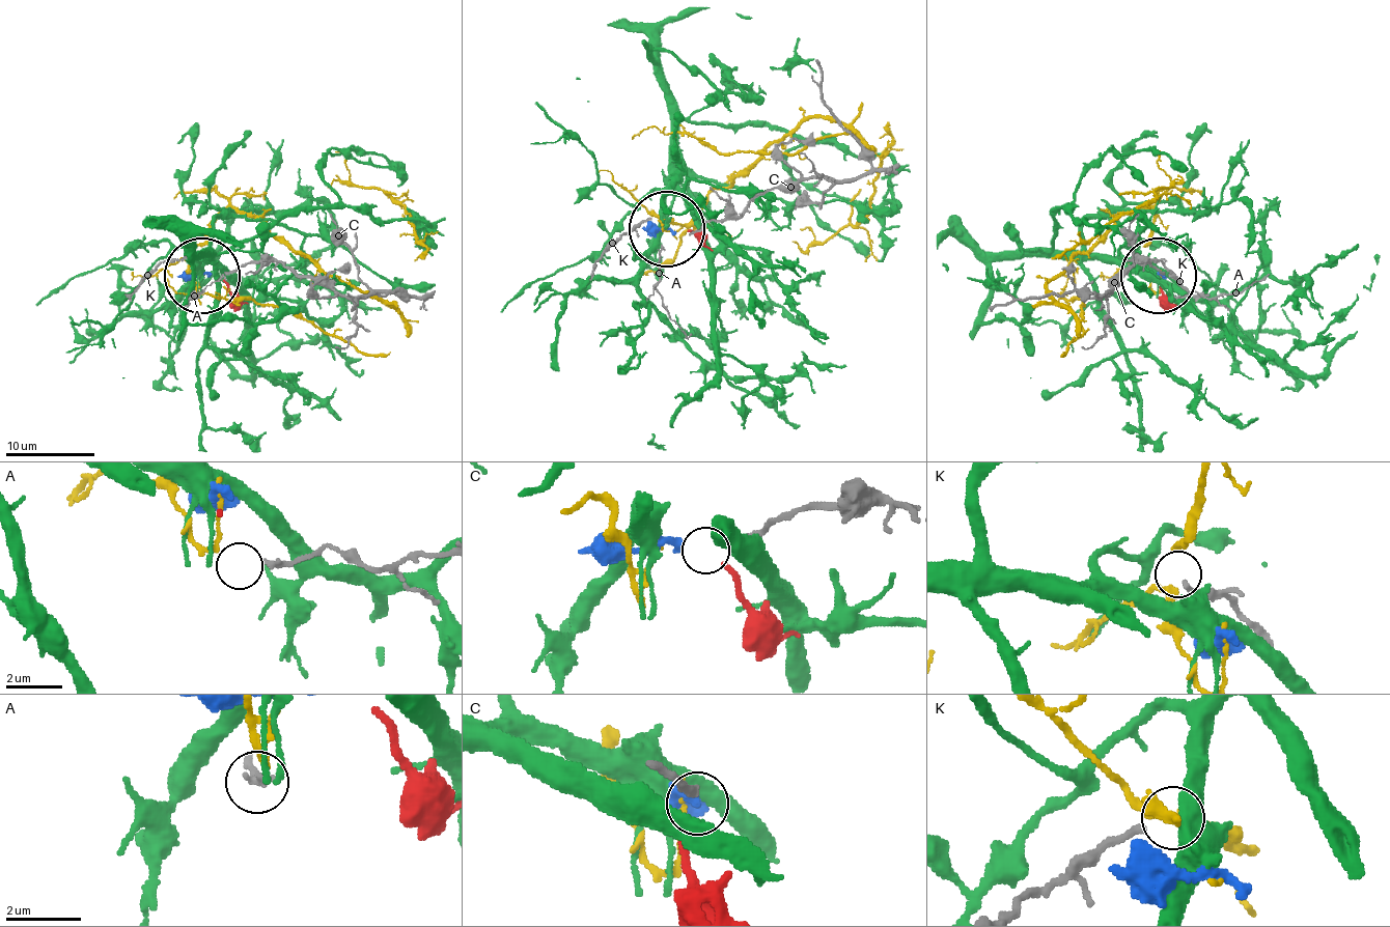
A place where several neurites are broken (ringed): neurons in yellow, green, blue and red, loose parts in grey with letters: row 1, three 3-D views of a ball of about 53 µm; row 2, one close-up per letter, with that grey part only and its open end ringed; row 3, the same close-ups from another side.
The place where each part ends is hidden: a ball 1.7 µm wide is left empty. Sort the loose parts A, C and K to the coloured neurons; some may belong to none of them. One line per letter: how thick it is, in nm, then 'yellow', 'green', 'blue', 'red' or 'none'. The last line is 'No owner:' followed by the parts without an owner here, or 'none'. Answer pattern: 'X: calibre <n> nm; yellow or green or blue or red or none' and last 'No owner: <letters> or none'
A: calibre 180 nm; yellow
C: calibre 200 nm; blue
K: calibre 180 nm; none
No owner: K

